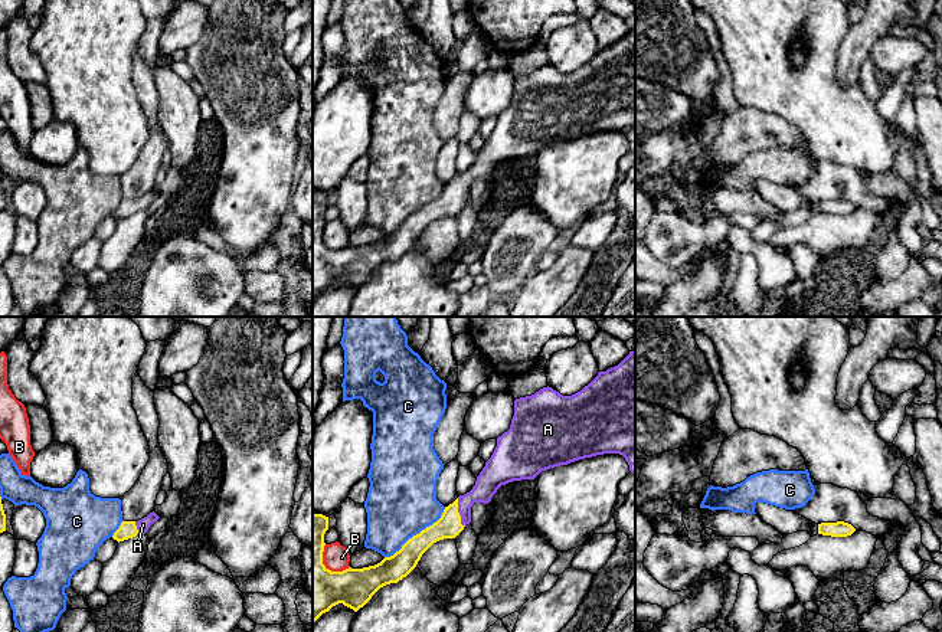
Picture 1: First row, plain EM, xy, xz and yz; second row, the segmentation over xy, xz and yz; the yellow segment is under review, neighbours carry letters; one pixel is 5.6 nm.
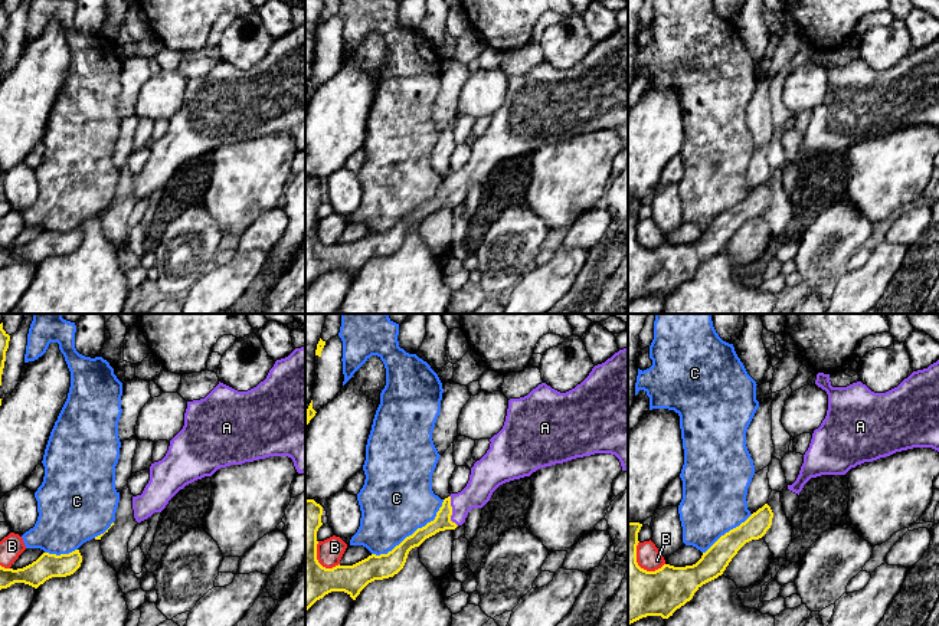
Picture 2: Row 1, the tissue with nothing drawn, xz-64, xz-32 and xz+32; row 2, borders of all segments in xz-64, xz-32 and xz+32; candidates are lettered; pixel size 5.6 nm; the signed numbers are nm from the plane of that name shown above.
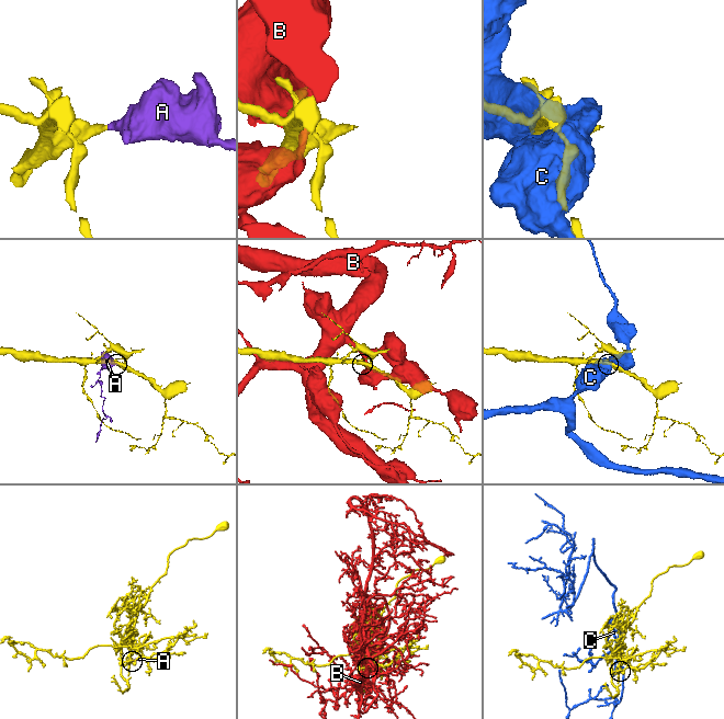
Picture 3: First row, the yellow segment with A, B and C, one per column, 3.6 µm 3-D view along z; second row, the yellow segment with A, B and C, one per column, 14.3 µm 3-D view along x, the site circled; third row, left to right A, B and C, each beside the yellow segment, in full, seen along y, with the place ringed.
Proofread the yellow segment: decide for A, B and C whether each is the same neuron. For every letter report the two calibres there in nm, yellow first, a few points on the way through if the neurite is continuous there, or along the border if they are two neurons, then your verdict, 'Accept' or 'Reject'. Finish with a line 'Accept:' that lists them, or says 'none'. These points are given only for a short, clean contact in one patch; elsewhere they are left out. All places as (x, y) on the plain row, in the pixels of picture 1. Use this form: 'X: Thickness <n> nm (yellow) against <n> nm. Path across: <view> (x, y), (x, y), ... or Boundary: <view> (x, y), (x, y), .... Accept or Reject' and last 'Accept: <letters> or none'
A: Thickness 140 nm (yellow) against 140 nm. Path across: xz (448, 203), (458, 190), (489, 159). Accept
B: Thickness 280 nm (yellow) against 150 nm. Reject
C: Thickness 150 nm (yellow) against 380 nm. Reject
Accept: A

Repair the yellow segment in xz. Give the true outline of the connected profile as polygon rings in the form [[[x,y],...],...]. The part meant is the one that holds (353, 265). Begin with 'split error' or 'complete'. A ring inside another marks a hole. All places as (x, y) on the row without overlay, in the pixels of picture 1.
split error; [[[629,29],[618,43],[599,49],[588,63],[572,73],[563,73],[547,63],[531,73],[516,76],[510,107],[497,115],[497,124],[472,167],[459,173],[445,184],[436,200],[409,216],[399,229],[380,240],[343,249],[328,248],[323,242],[328,194],[313,191],[313,302],[338,281],[357,289],[380,265],[406,255],[434,220],[455,216],[471,200],[474,180],[488,181],[501,163],[534,157],[542,148],[604,131],[622,132],[629,148],[635,150],[635,29]]]

